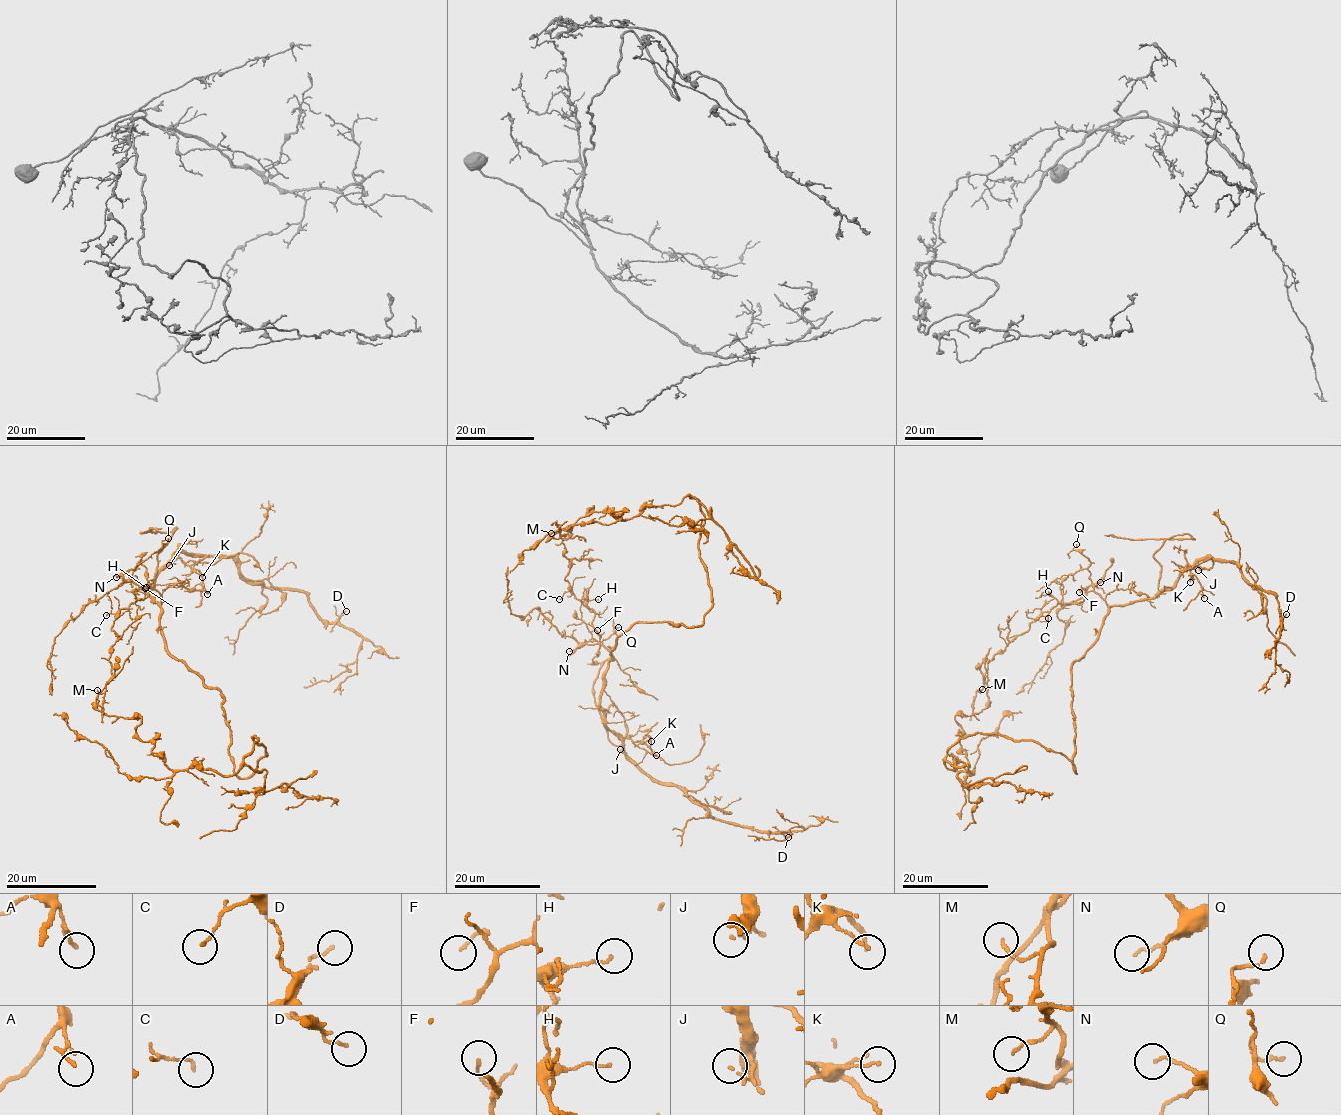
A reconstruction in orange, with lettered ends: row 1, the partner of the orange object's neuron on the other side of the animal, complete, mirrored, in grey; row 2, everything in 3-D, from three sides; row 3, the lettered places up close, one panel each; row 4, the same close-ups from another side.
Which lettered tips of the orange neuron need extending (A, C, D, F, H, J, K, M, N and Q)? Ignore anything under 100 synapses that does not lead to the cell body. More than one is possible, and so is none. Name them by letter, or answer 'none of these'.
Q

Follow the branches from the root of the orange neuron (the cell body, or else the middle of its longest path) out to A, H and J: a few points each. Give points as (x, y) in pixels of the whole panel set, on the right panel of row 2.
A: (1081, 657), (1095, 639), (1103, 617), (1110, 607), (1156, 598), (1174, 585), (1187, 563), (1197, 578), (1204, 598)
H: (1081, 657), (1095, 639), (1107, 613), (1105, 600), (1094, 591), (1089, 591), (1079, 602), (1060, 603), (1048, 591)
J: (1081, 657), (1095, 639), (1110, 607), (1153, 599), (1168, 590), (1188, 568), (1196, 563), (1198, 570)

